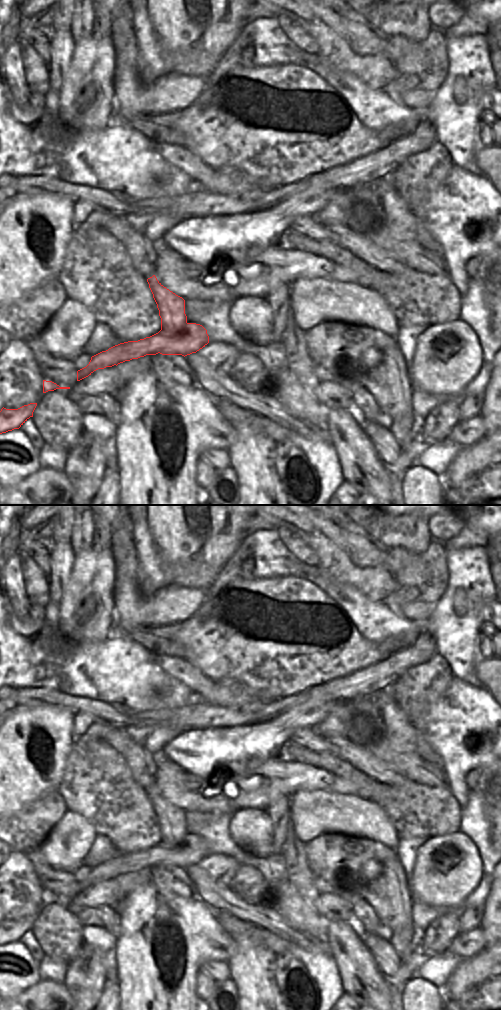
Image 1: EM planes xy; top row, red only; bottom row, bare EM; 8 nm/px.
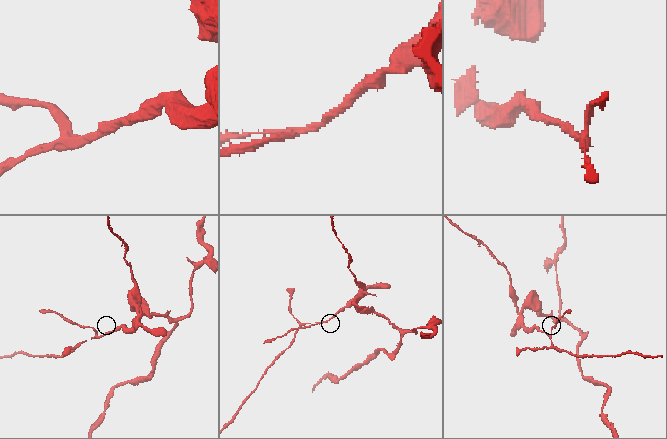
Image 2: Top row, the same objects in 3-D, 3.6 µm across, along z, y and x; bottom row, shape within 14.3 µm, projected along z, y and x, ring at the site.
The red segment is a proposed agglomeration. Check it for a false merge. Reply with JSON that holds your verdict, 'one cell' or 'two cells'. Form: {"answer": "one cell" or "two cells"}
{"answer": "two cells"}

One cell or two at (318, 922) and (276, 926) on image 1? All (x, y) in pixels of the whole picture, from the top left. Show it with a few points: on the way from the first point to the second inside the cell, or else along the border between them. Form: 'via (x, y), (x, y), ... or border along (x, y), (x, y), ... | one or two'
border along (273, 910), (280, 918), (311, 937) | two

